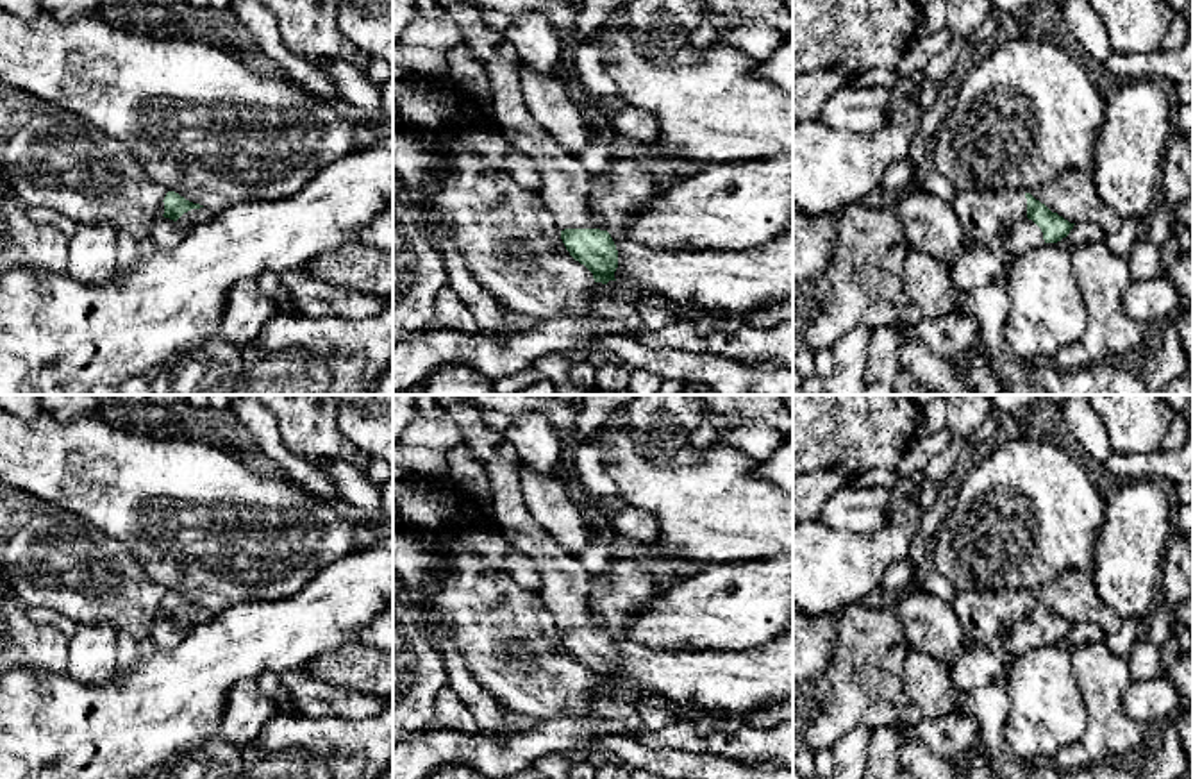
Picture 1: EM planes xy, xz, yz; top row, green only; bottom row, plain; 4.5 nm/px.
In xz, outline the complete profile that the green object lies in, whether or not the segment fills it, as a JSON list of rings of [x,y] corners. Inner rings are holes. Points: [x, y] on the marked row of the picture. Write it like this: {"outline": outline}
{"outline": [[[438,0],[461,29],[471,55],[484,66],[491,88],[495,123],[511,148],[532,159],[539,170],[539,195],[561,229],[570,255],[595,279],[595,289],[638,306],[645,293],[638,284],[616,281],[618,250],[605,225],[591,213],[591,173],[532,118],[523,102],[518,52],[505,32],[489,29],[482,11],[466,0]]]}

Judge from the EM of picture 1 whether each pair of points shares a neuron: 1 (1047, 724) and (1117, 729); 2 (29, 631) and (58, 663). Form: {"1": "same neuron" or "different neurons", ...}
{"1": "different neurons", "2": "same neuron"}

